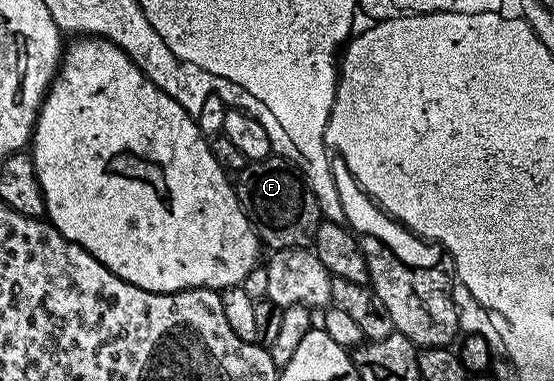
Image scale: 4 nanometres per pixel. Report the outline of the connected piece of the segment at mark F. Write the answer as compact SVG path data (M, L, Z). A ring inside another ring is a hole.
M269 157L249 162L235 176L234 186L240 199L242 209L252 222L253 229L260 236L261 244L272 251L294 249L295 247L311 248L314 237L318 233L318 225L322 222L320 206L316 194L308 188L308 180L300 174L293 164L283 157Z

